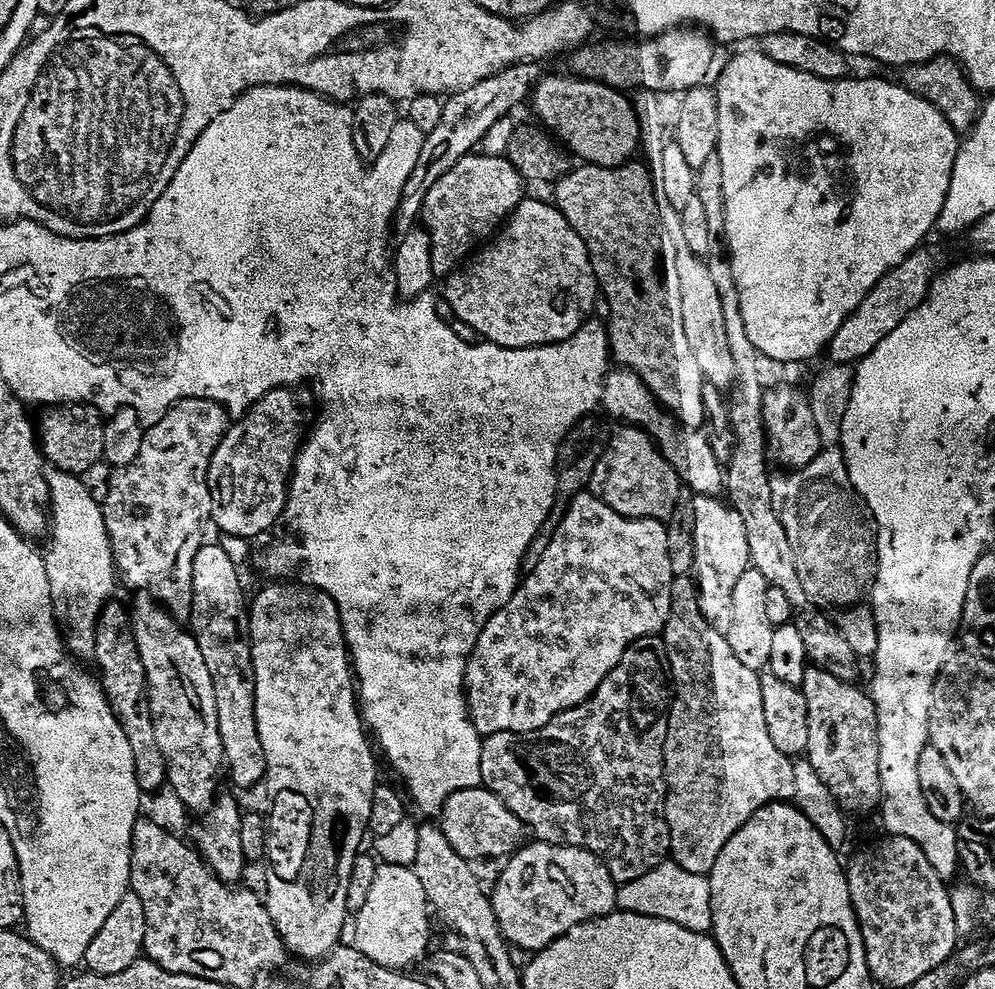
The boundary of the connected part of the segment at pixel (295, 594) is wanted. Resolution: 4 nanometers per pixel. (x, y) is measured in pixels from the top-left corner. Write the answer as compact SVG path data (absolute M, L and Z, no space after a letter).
M272 582L264 588L256 597L251 597L250 611L248 613L248 625L250 626L250 638L252 639L252 661L254 662L254 674L256 675L256 721L258 722L258 734L262 738L262 750L266 750L266 762L268 763L268 775L266 777L266 788L276 792L276 801L272 804L272 816L267 817L268 821L268 855L267 863L272 863L272 873L268 876L268 896L266 895L266 903L268 905L268 913L274 922L274 926L278 930L278 934L283 938L284 945L288 947L289 952L293 957L299 958L304 962L319 962L341 943L340 935L344 932L344 923L349 923L350 913L348 910L348 895L350 894L350 874L354 874L354 862L357 856L361 855L362 848L360 843L363 842L364 836L368 832L368 819L370 818L370 802L374 802L374 790L378 783L376 777L376 756L374 751L373 741L370 739L369 733L366 731L364 717L358 707L358 684L354 679L354 669L350 659L348 643L344 640L344 623L340 620L340 611L334 602L334 598L330 598L330 594L323 592L321 588L304 584L292 584L296 582Z

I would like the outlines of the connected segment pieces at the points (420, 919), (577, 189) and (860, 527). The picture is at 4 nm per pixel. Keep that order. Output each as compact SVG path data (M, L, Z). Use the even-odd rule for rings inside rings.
M384 862L377 867L374 874L374 886L366 897L366 906L355 913L356 940L354 946L366 958L378 966L393 970L408 970L415 960L424 956L428 948L428 939L432 936L432 924L428 921L430 905L418 874L411 867L394 866Z
M629 162L622 164L619 168L597 168L595 166L573 167L566 177L555 182L554 189L556 189L556 197L554 197L554 203L560 209L561 214L568 219L572 229L584 239L584 244L588 247L588 253L590 254L592 265L596 271L596 282L599 291L602 293L603 299L604 296L608 299L608 312L612 315L612 324L610 323L610 352L614 357L615 363L617 360L620 363L617 365L637 372L644 380L644 384L656 395L657 401L667 411L671 412L681 424L687 428L700 430L706 424L704 414L704 385L706 381L702 374L702 366L698 366L698 361L694 359L694 350L690 346L690 338L686 338L686 326L682 323L682 286L678 282L678 262L676 261L678 244L677 241L672 241L675 239L670 235L668 229L665 228L663 220L660 219L660 207L656 204L654 180L650 175L649 169L643 163L641 163L642 165L636 163Z
M824 450L821 451L818 458L814 458L814 462L807 468L795 469L791 474L784 474L788 476L779 476L779 474L772 477L772 493L774 494L774 506L778 510L778 518L782 518L782 526L788 528L790 534L790 542L794 546L794 554L798 558L798 566L800 573L804 576L802 578L802 586L806 586L806 594L810 594L810 598L818 607L823 608L824 612L835 624L836 628L846 638L846 642L850 642L850 650L854 650L857 658L875 657L876 654L876 612L872 609L872 585L876 582L876 569L878 567L876 559L876 538L878 529L876 526L876 517L874 513L868 509L868 503L856 493L856 488L852 485L852 473L848 471L846 462L844 461L843 451L840 450Z

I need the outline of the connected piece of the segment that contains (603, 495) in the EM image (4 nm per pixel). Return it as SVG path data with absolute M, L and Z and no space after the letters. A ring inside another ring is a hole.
M620 426L612 436L612 441L608 444L608 449L597 459L594 465L596 471L595 495L601 500L605 500L618 514L632 516L635 520L658 520L668 522L674 514L675 504L680 498L682 491L682 477L678 471L668 461L659 445L642 428L635 426Z

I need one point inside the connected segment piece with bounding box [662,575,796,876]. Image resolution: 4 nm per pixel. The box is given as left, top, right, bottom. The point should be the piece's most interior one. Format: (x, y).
(721, 765)

